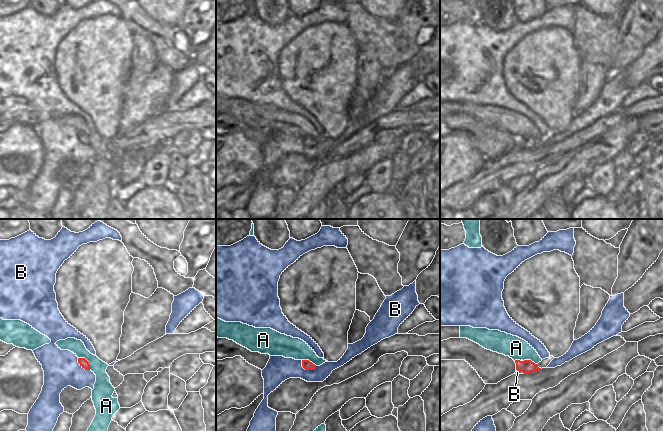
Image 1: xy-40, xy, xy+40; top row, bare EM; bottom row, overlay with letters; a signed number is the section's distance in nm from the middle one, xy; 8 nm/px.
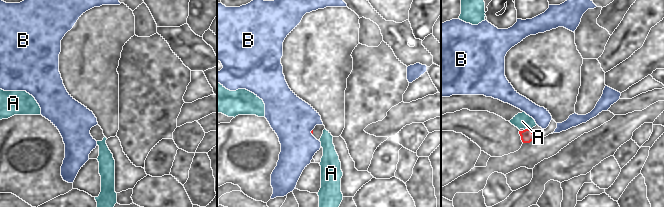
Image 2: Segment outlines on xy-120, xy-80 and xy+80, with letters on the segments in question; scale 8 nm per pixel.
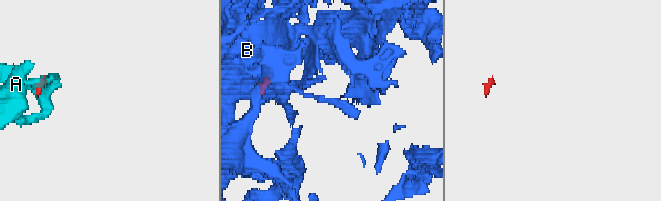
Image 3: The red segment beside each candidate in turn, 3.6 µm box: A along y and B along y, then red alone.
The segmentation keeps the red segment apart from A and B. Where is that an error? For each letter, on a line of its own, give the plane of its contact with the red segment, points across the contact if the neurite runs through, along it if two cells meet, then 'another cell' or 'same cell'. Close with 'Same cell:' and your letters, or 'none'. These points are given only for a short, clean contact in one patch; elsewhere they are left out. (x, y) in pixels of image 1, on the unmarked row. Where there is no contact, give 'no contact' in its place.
A: meets red in xy-40; border along xy-40 (78, 133), (83, 133), (88, 138), (90, 145); another cell
B: meets red in xy; border along xy (301, 136), (301, 141), (305, 145), (316, 144); another cell
Same cell: none

